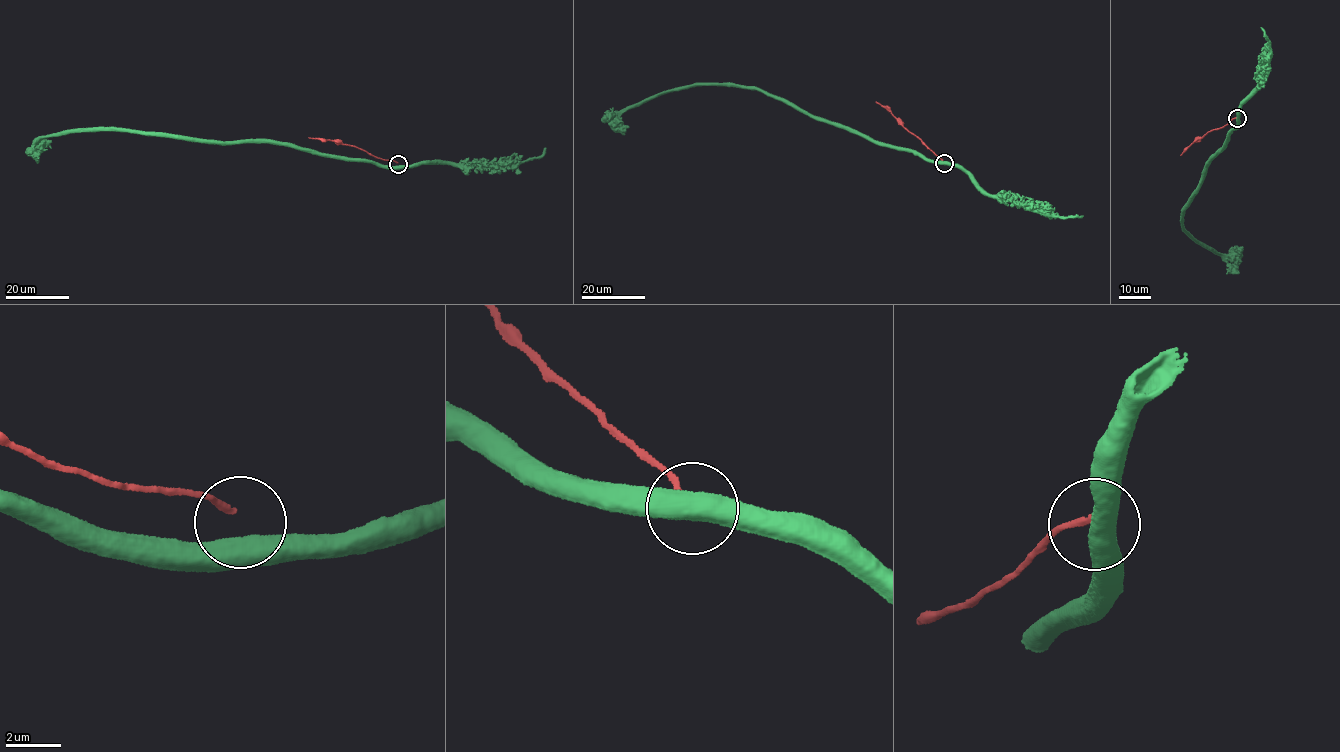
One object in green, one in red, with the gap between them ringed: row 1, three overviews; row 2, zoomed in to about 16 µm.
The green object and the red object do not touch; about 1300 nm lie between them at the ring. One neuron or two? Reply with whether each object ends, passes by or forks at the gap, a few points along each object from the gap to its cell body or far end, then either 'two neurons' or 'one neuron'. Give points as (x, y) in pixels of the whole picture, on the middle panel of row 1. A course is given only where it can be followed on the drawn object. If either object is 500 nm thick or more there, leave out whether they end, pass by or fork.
course green (943, 163), (879, 145), (754, 89), (734, 86), (663, 91), (611, 114), (609, 120); course red (944, 163), (875, 102); two neurons

